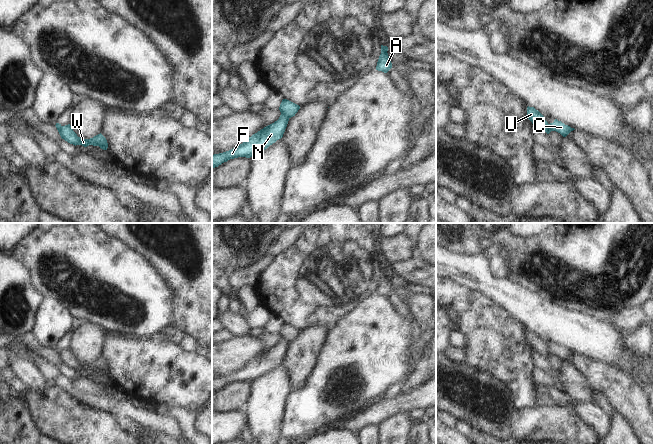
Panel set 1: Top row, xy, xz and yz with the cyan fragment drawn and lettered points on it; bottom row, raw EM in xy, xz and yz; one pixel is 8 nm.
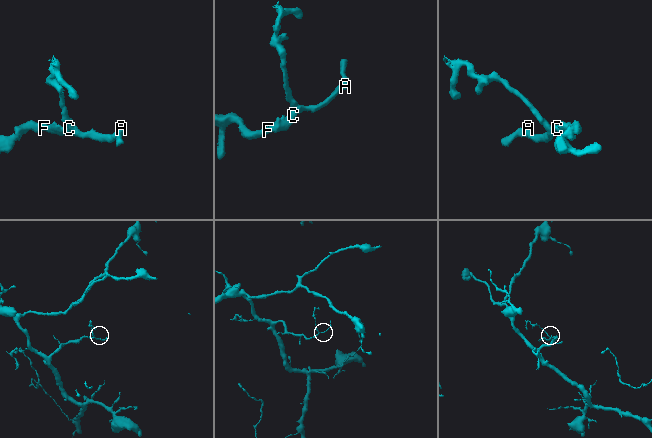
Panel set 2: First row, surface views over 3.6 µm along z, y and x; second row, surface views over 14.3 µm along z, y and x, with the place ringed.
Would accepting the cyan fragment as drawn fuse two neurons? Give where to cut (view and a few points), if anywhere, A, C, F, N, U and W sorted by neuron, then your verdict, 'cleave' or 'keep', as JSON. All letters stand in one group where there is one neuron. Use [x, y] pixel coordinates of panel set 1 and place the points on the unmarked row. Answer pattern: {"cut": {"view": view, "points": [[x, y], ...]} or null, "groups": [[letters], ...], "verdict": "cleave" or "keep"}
{"cut": {"view": "xz", "points": [[281, 337], [288, 342]]}, "groups": [["A", "U", "W"], ["C", "F", "N"]], "verdict": "cleave"}

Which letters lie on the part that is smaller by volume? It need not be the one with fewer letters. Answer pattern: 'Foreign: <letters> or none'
Foreign: A, U, W

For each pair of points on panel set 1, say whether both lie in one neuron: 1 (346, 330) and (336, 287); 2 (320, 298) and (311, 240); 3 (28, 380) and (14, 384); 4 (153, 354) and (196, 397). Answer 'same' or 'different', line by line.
1: different
2: same
3: different
4: same

